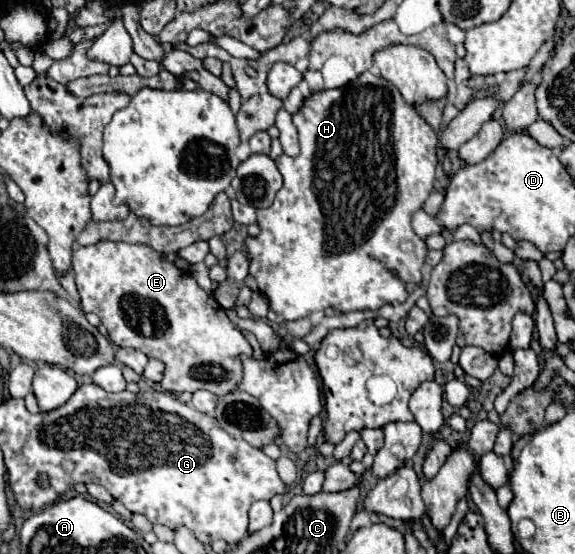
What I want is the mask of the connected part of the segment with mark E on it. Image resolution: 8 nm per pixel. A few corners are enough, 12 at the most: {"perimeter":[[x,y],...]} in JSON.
{"perimeter":[[76,246],[84,312],[166,364],[174,394],[228,394],[252,354],[152,246]]}

